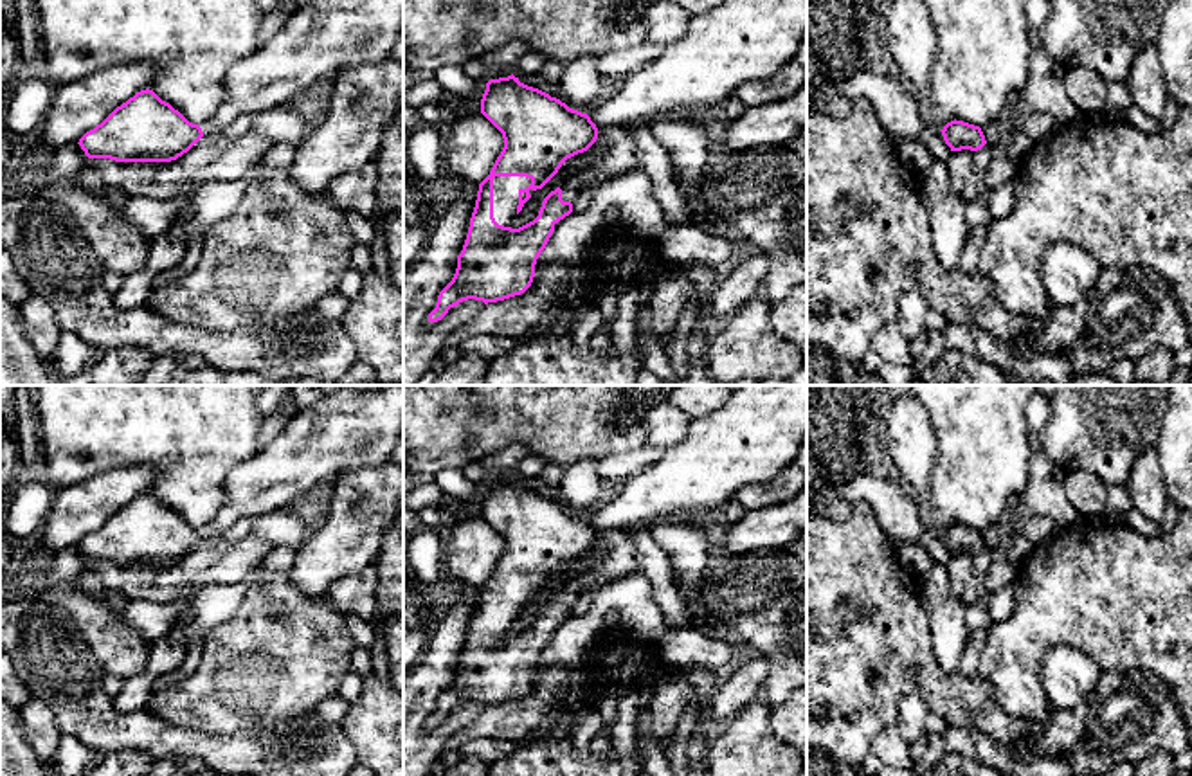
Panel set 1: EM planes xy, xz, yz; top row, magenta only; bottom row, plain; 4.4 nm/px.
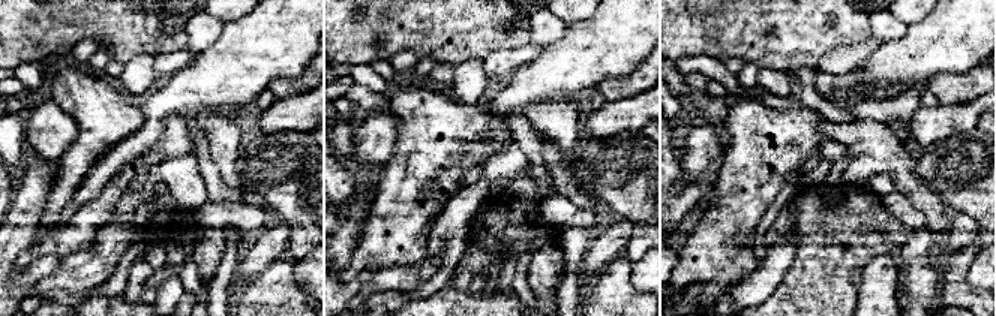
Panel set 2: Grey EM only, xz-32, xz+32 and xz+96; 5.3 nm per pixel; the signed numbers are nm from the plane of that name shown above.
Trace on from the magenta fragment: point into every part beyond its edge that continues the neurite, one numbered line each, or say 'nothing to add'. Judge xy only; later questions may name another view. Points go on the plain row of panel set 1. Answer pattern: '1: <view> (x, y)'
1: xy (352, 429)

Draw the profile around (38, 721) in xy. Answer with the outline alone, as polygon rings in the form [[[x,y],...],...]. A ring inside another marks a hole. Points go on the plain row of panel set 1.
[[[31,697],[20,709],[20,720],[27,744],[40,763],[50,763],[63,738],[54,711],[45,702]]]

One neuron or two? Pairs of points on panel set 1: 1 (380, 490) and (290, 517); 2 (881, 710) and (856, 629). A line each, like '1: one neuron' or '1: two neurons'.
1: two neurons
2: one neuron

